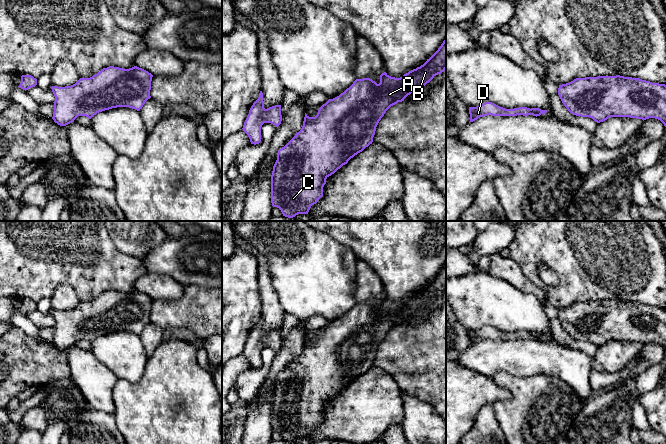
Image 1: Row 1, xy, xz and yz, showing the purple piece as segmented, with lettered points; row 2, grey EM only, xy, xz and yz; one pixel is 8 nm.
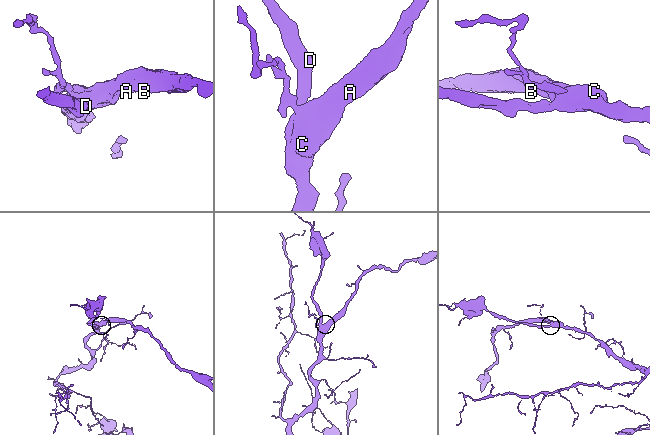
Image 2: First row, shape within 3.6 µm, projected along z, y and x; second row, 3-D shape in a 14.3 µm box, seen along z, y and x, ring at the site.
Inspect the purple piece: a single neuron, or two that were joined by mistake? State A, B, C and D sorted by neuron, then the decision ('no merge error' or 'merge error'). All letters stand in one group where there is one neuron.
A B C D; no merge error

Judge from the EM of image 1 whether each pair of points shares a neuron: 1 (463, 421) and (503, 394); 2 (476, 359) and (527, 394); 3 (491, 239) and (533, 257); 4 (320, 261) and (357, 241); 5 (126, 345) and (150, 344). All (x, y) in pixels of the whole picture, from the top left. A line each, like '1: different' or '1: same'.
1: same
2: different
3: different
4: different
5: different

